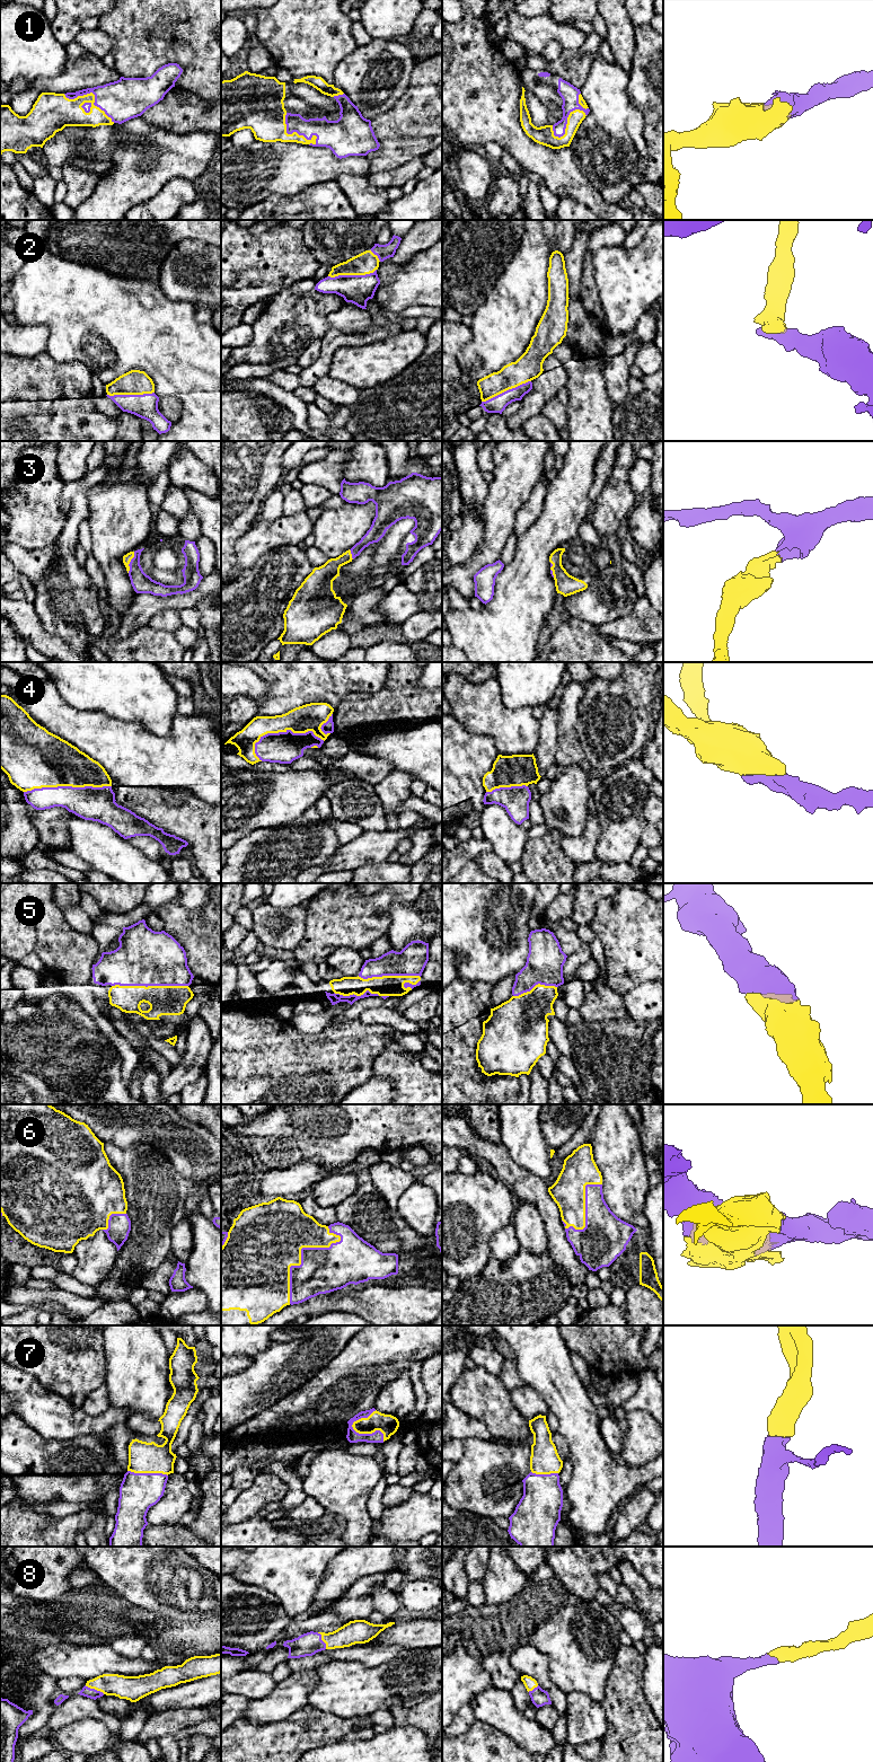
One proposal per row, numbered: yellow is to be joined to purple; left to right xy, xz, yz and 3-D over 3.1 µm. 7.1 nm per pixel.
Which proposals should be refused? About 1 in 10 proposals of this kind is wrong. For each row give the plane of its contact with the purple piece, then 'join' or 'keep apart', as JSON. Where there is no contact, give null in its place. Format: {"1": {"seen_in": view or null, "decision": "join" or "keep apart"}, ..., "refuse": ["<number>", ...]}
{"1": {"seen_in": "xy", "decision": "join"}, "2": {"seen_in": "yz", "decision": "join"}, "3": {"seen_in": "xy", "decision": "join"}, "4": {"seen_in": "xz", "decision": "join"}, "5": {"seen_in": "xy", "decision": "join"}, "6": {"seen_in": "xz", "decision": "join"}, "7": {"seen_in": "xz", "decision": "join"}, "8": {"seen_in": "xy", "decision": "join"}, "refuse": []}

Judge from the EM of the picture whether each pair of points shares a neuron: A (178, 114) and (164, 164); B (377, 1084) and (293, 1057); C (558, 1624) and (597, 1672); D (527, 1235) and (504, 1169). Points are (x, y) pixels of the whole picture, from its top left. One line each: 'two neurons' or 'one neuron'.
A: two neurons
B: two neurons
C: one neuron
D: two neurons

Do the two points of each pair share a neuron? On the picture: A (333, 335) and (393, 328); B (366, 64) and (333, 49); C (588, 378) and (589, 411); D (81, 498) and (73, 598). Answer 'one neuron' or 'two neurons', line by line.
A: one neuron
B: two neurons
C: one neuron
D: one neuron

